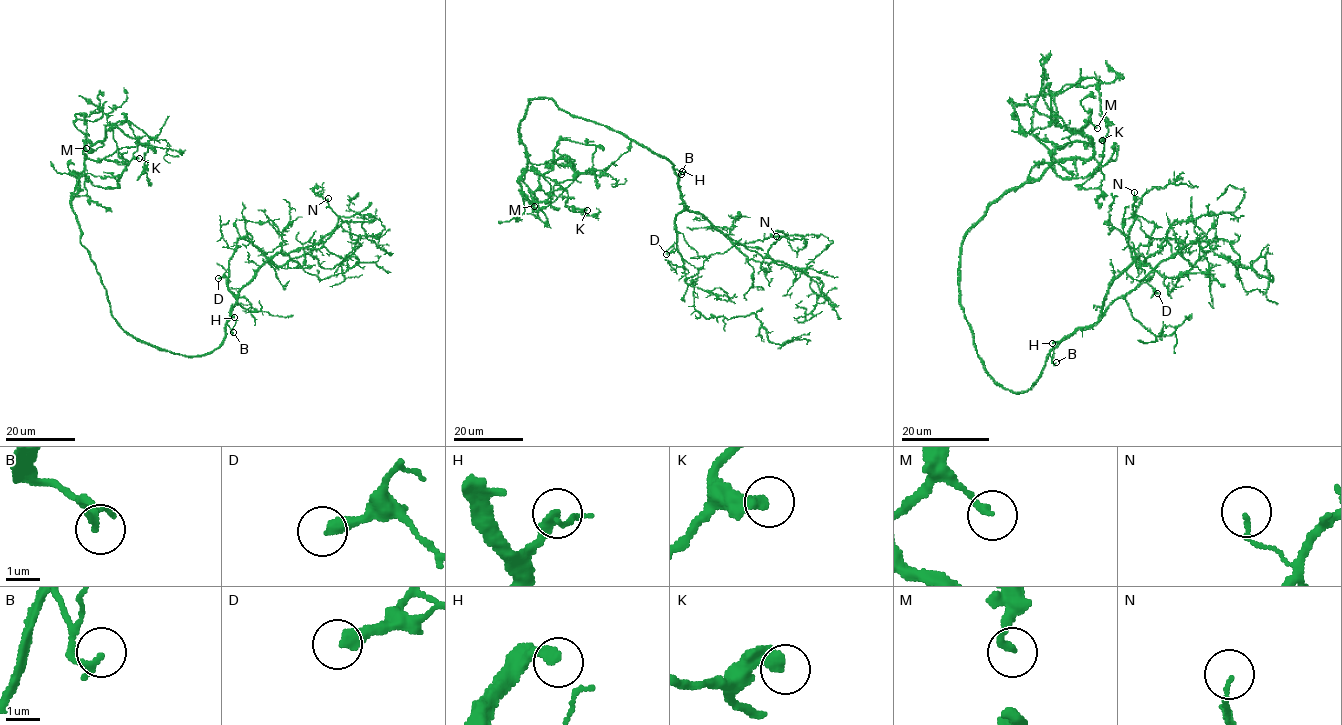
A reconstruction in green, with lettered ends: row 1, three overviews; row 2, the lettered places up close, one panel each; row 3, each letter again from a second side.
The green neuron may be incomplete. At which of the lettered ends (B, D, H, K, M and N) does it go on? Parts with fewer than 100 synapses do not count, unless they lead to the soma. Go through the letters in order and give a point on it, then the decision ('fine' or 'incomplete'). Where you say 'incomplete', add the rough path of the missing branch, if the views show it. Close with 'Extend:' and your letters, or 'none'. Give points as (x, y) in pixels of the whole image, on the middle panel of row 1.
B: (681, 174) | fine
D: (666, 254) | fine
H: (682, 171) | incomplete | (682, 171), (686, 161), (695, 156), (726, 157), (765, 150), (791, 154), (825, 170), (837, 138), (838, 142)
K: (587, 210) | fine
M: (534, 206) | fine
N: (776, 236) | fine
Extend: H

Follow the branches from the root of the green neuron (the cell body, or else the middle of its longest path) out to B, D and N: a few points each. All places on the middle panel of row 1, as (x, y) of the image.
B: (592, 122), (620, 131), (642, 143), (663, 156), (681, 174)
D: (592, 122), (624, 133), (673, 164), (684, 208), (676, 216), (673, 249), (666, 254)
N: (592, 122), (663, 156), (673, 164), (684, 206), (732, 242), (767, 239), (777, 230), (785, 236), (776, 236)

